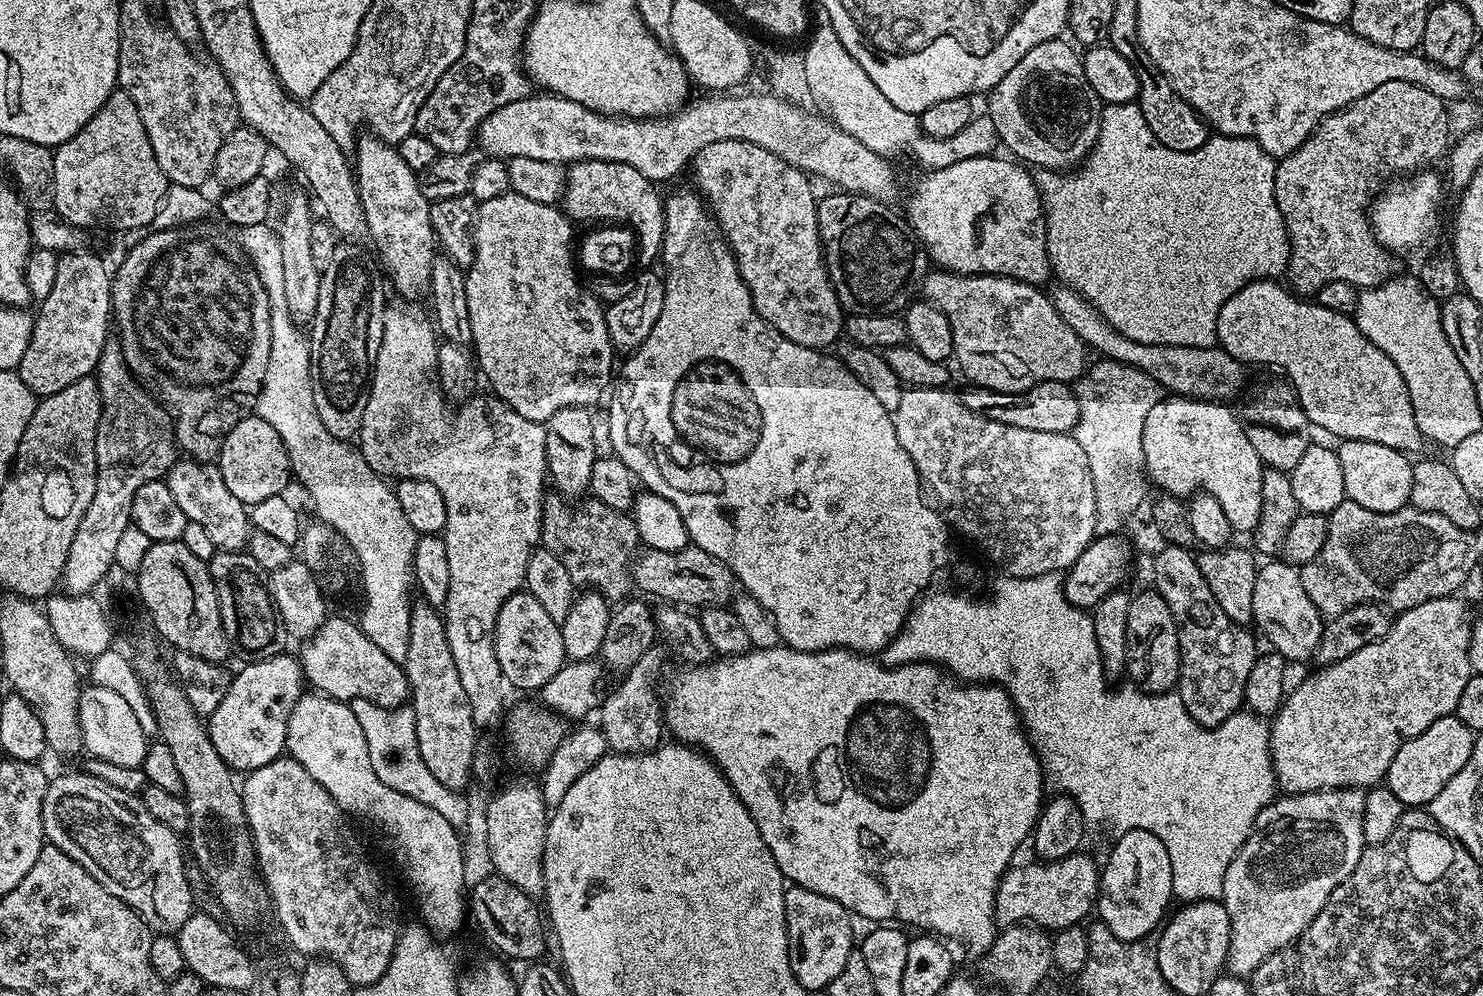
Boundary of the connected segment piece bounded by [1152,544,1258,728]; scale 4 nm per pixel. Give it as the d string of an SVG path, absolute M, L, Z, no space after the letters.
M1173 544L1161 547L1161 552L1152 560L1152 576L1156 579L1154 591L1170 606L1170 614L1174 614L1174 622L1178 630L1180 643L1180 679L1178 691L1190 718L1203 728L1217 728L1226 718L1241 711L1244 703L1246 680L1250 675L1258 655L1256 640L1248 633L1247 627L1235 624L1222 611L1222 606L1214 602L1214 594L1210 594L1210 586L1206 586L1206 578L1196 565L1196 556L1187 548L1179 548Z

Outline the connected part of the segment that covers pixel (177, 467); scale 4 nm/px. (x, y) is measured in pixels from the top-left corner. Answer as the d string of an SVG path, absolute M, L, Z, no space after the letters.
M191 458L177 459L166 473L166 483L188 522L198 522L198 526L204 527L217 550L238 552L247 545L250 531L249 509L238 498L234 498L230 490L226 490L226 482L215 463Z

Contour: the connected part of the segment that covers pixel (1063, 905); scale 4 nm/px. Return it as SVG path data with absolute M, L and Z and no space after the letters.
M1083 851L1074 853L1064 860L1050 860L1047 862L1035 862L1036 864L1020 864L1009 867L1004 877L1000 879L1000 885L996 891L996 915L1001 925L1011 926L1017 922L1031 922L1037 928L1045 930L1059 930L1062 928L1074 928L1088 916L1096 907L1096 897L1100 894L1101 869L1090 857L1084 856Z

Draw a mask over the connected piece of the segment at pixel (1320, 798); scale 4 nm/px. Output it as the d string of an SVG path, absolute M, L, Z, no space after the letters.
M1331 788L1329 792L1307 792L1297 796L1288 794L1275 802L1263 805L1256 819L1257 825L1284 824L1284 828L1253 831L1248 841L1236 851L1224 879L1222 903L1230 914L1230 948L1227 971L1241 978L1251 977L1252 971L1270 954L1293 944L1314 922L1318 910L1326 906L1330 894L1358 866L1358 858L1366 847L1362 834L1364 792L1355 788Z

